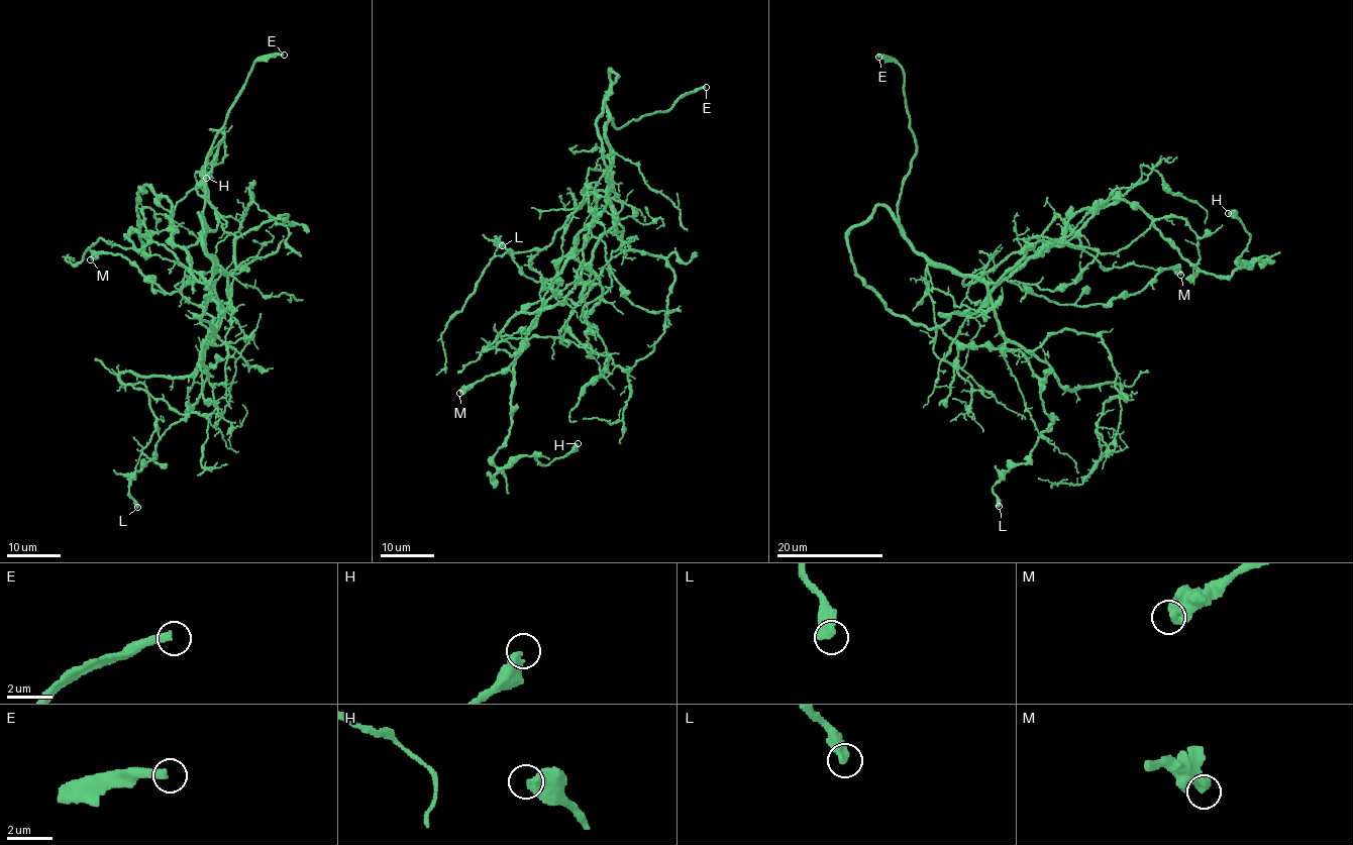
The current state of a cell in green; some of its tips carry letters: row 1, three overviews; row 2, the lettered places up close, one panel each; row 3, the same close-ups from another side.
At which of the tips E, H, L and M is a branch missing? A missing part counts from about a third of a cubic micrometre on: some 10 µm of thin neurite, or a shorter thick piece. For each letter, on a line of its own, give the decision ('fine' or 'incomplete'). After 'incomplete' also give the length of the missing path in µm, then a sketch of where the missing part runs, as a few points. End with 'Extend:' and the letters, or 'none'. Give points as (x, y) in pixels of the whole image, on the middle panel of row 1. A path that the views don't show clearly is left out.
E: incomplete; about 25 µm are missing
H: fine
L: fine
M: fine
Extend: E

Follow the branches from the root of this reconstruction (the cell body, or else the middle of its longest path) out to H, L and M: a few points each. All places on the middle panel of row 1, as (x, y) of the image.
H: (596, 218), (560, 259), (558, 287), (517, 351), (511, 428), (494, 463), (532, 455), (550, 463), (578, 443)
L: (596, 218), (608, 211), (616, 223), (581, 265), (578, 280), (557, 293), (522, 273), (502, 245)
M: (596, 218), (589, 241), (548, 288), (522, 352), (459, 393)

